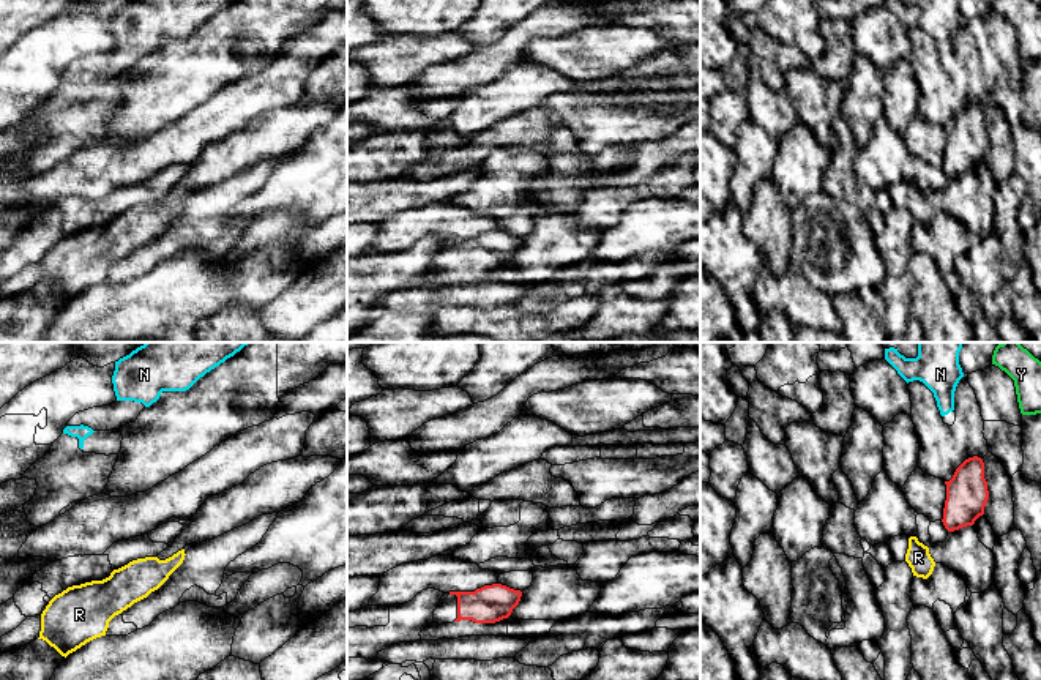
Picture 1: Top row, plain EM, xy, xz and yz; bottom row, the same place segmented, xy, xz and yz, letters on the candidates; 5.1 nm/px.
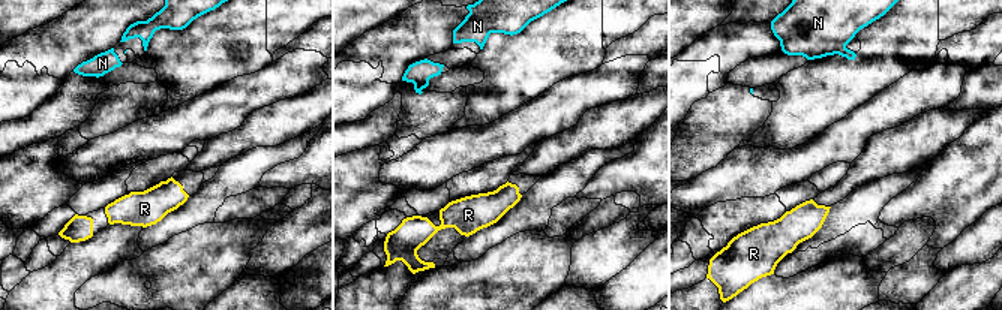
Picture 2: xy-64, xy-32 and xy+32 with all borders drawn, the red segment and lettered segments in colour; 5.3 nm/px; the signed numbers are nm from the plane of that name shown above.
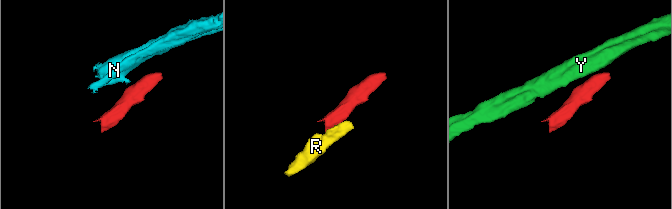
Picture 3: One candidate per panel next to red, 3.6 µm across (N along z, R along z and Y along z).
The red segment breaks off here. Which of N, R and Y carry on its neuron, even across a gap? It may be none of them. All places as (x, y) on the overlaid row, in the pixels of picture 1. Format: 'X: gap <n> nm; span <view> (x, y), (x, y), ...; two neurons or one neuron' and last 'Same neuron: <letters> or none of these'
N: gap 260 nm; span yz (969, 458), (947, 414); two neurons
R: gap 140 nm; span yz (945, 527), (926, 546); two neurons
Y: gap 320 nm; span yz (980, 458), (1022, 414); two neurons
Same neuron: none of these

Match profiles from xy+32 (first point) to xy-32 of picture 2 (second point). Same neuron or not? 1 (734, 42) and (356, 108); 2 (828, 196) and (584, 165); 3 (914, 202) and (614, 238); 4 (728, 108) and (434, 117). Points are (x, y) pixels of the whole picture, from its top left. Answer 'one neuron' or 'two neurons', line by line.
1: one neuron
2: two neurons
3: two neurons
4: one neuron

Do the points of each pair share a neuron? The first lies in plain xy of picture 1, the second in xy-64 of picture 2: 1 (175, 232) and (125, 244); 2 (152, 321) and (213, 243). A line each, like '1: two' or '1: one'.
1: two
2: one

